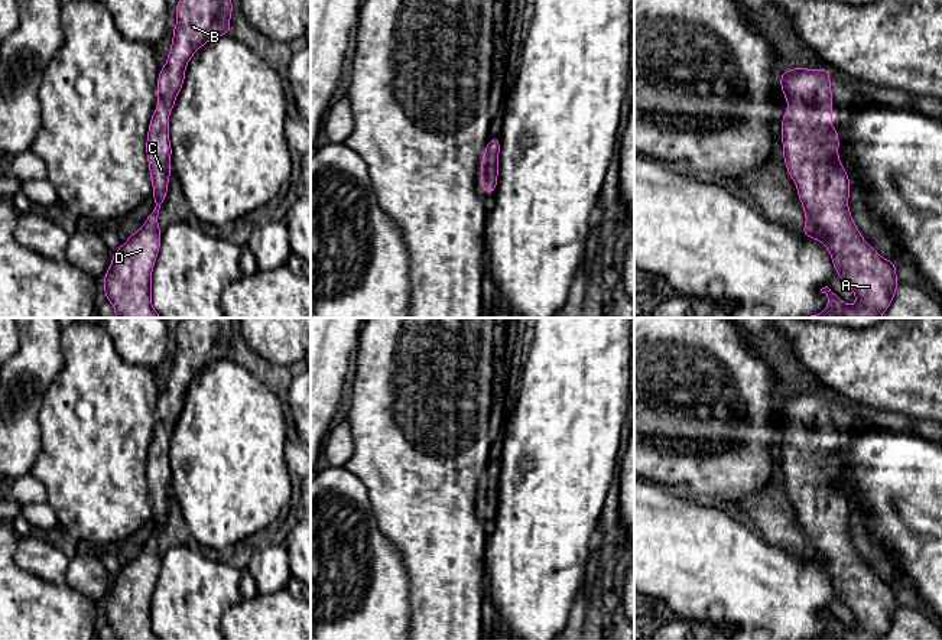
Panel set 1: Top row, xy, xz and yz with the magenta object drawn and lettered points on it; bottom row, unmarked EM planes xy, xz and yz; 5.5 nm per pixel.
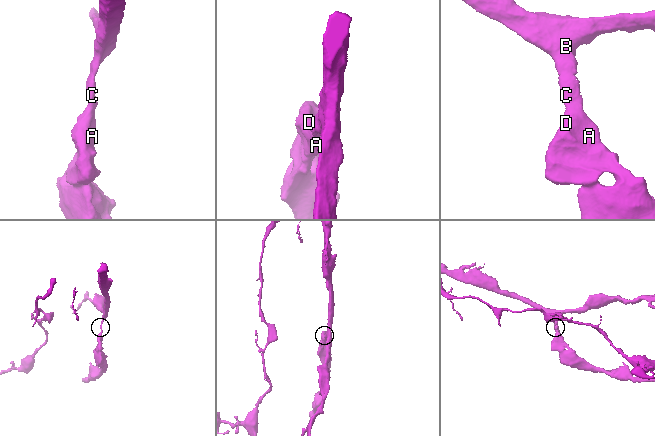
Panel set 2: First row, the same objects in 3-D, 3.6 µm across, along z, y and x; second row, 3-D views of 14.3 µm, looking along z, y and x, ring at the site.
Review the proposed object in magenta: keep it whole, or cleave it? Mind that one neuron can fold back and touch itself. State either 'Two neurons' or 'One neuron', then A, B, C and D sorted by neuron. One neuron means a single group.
One neuron. Groups: A B C D

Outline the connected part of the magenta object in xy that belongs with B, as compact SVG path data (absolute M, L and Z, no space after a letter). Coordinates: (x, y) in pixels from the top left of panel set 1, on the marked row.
M179 0L175 9L176 26L172 30L173 39L165 66L157 75L157 98L149 123L146 155L149 162L150 179L153 186L155 209L144 224L133 233L124 244L113 254L111 264L103 279L105 299L111 302L116 318L162 318L152 306L152 272L160 248L162 230L157 215L168 194L170 178L172 147L169 140L169 113L185 81L185 71L194 53L208 40L231 32L230 17L233 14L231 0Z

